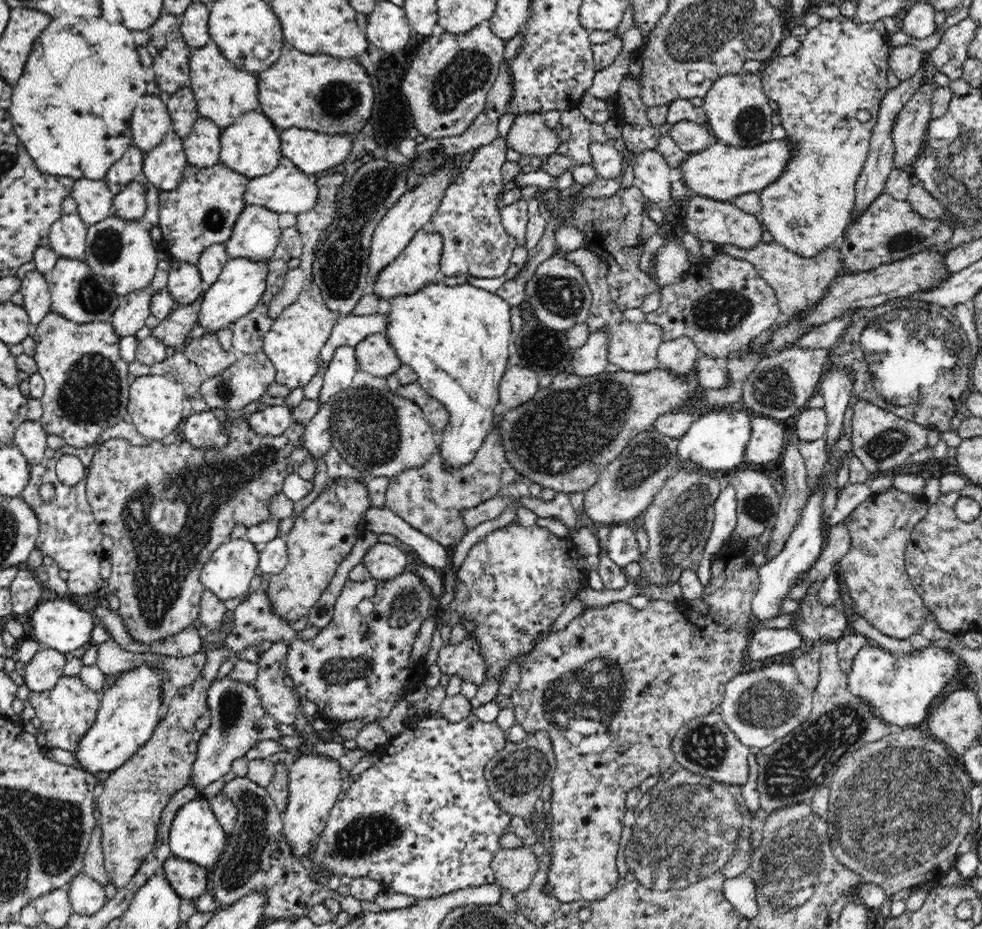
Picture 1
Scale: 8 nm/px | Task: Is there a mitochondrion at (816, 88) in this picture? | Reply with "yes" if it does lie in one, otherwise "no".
no

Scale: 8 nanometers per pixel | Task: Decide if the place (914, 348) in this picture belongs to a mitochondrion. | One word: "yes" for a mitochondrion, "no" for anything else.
yes

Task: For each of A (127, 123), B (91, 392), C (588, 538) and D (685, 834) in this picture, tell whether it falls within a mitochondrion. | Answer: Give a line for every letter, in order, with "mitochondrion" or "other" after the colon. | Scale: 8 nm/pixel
A: other
B: mitochondrion
C: other
D: mitochondrion

